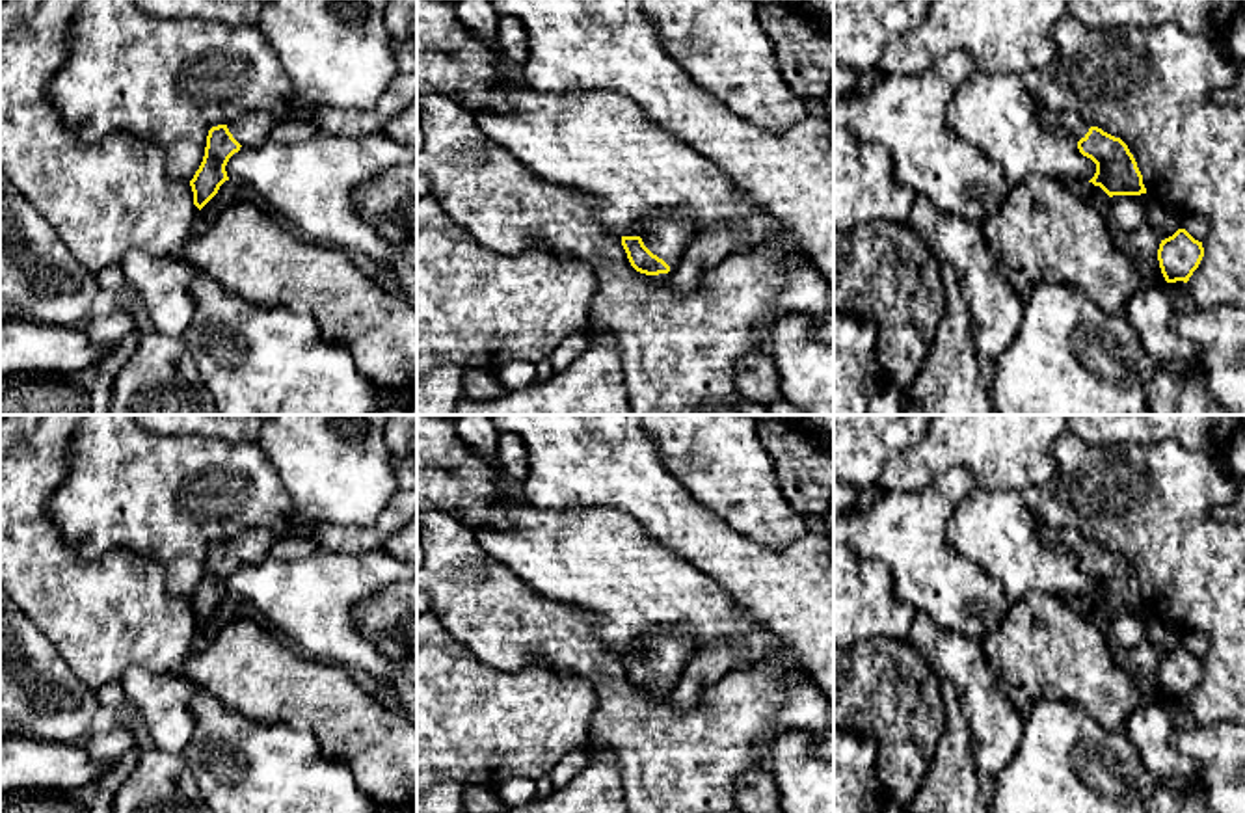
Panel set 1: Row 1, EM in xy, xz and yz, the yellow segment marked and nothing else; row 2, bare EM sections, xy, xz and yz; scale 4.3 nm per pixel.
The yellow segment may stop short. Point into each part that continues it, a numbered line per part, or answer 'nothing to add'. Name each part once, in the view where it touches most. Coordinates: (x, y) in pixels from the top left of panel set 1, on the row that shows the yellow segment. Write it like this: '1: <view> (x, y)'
1: xz (669, 237)

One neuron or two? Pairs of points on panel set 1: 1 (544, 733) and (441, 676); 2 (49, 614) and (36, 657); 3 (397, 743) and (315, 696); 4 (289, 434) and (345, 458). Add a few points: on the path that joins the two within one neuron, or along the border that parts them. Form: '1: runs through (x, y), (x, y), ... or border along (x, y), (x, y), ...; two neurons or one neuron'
1: runs through (518, 724), (490, 724), (468, 702); one neuron
2: border along (19, 607), (69, 668); two neurons
3: runs through (376, 743), (335, 709); one neuron
4: runs through (302, 434), (317, 434), (332, 449); one neuron

